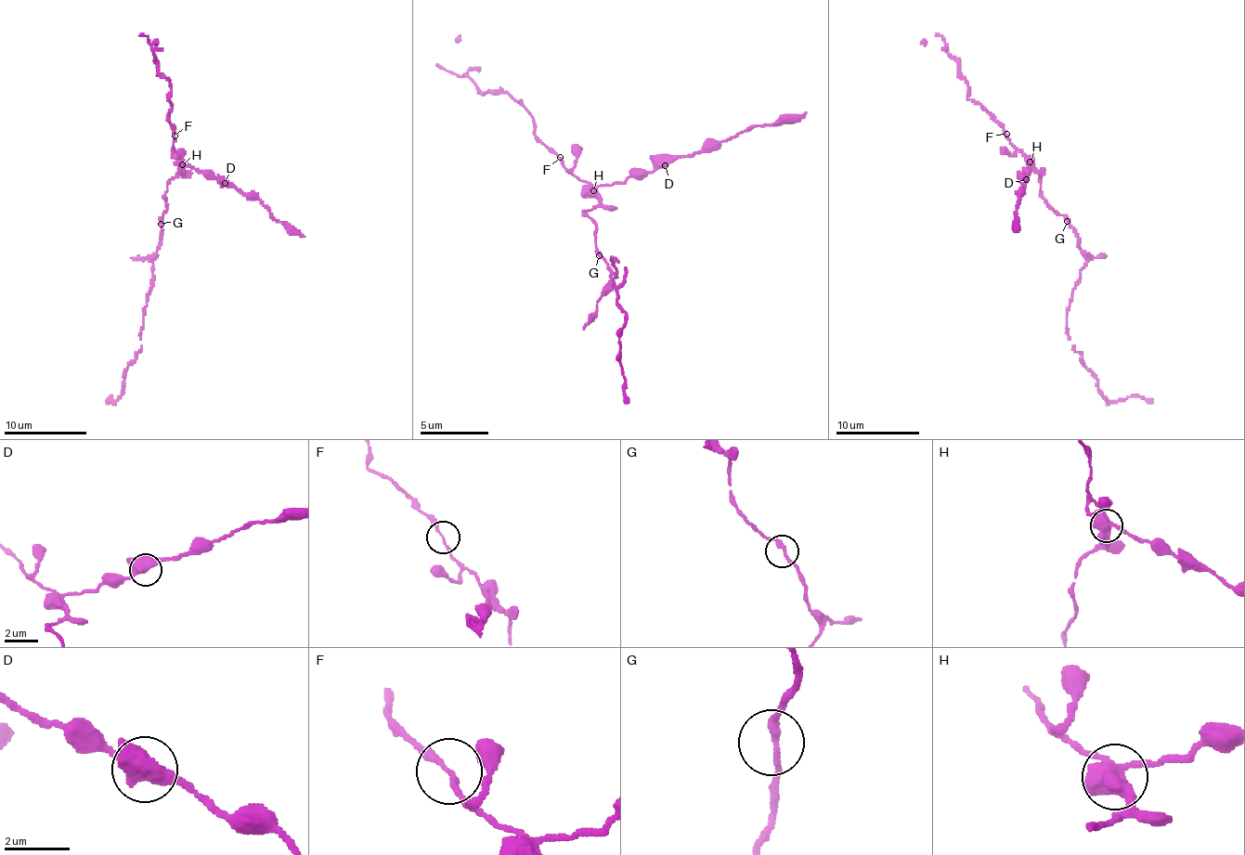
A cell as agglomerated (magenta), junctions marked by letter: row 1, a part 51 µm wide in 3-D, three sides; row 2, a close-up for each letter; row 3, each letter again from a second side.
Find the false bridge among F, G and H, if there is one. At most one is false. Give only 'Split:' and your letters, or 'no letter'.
Split: H

